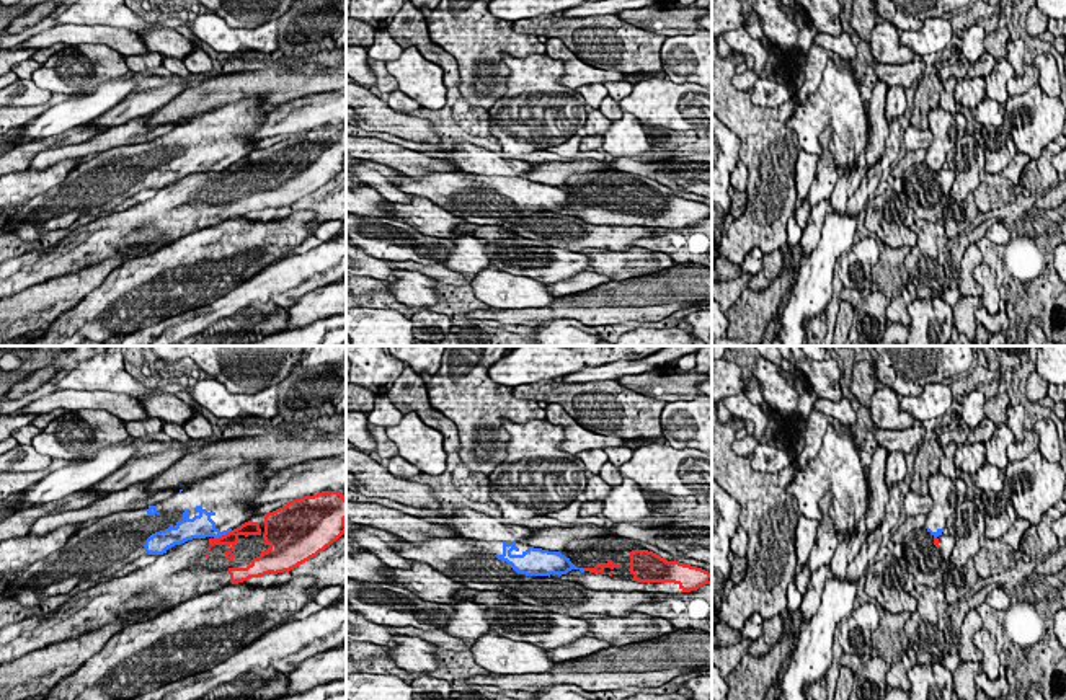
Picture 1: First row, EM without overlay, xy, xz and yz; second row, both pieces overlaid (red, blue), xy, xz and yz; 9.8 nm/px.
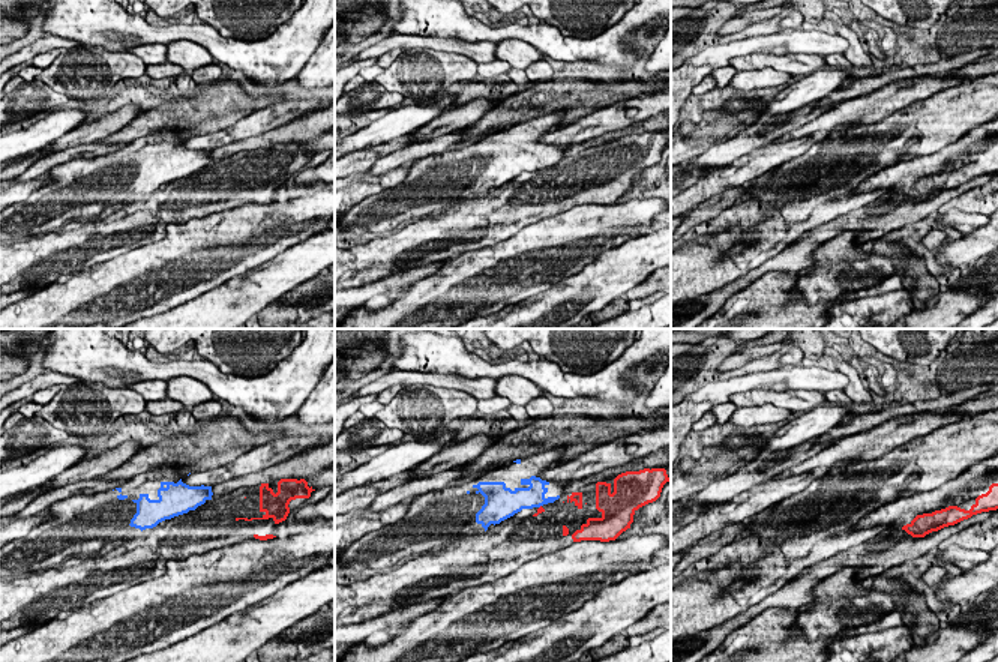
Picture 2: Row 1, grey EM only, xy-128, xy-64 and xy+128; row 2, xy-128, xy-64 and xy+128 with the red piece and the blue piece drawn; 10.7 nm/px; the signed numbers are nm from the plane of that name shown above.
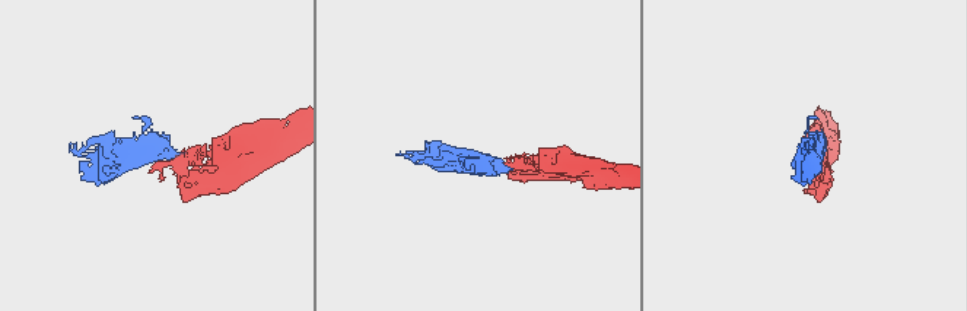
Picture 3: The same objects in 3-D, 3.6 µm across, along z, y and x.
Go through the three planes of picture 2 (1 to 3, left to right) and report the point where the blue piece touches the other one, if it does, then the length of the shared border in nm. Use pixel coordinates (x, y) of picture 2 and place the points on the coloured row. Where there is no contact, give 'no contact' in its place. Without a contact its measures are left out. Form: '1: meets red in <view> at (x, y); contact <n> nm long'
1: no contact
2: no contact
3: no contact

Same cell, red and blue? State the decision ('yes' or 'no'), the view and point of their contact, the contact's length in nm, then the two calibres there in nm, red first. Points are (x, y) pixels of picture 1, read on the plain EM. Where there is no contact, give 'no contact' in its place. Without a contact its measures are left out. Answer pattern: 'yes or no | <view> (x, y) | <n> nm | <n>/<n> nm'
no | xy (222, 170) | 200 nm | 130/240 nm

